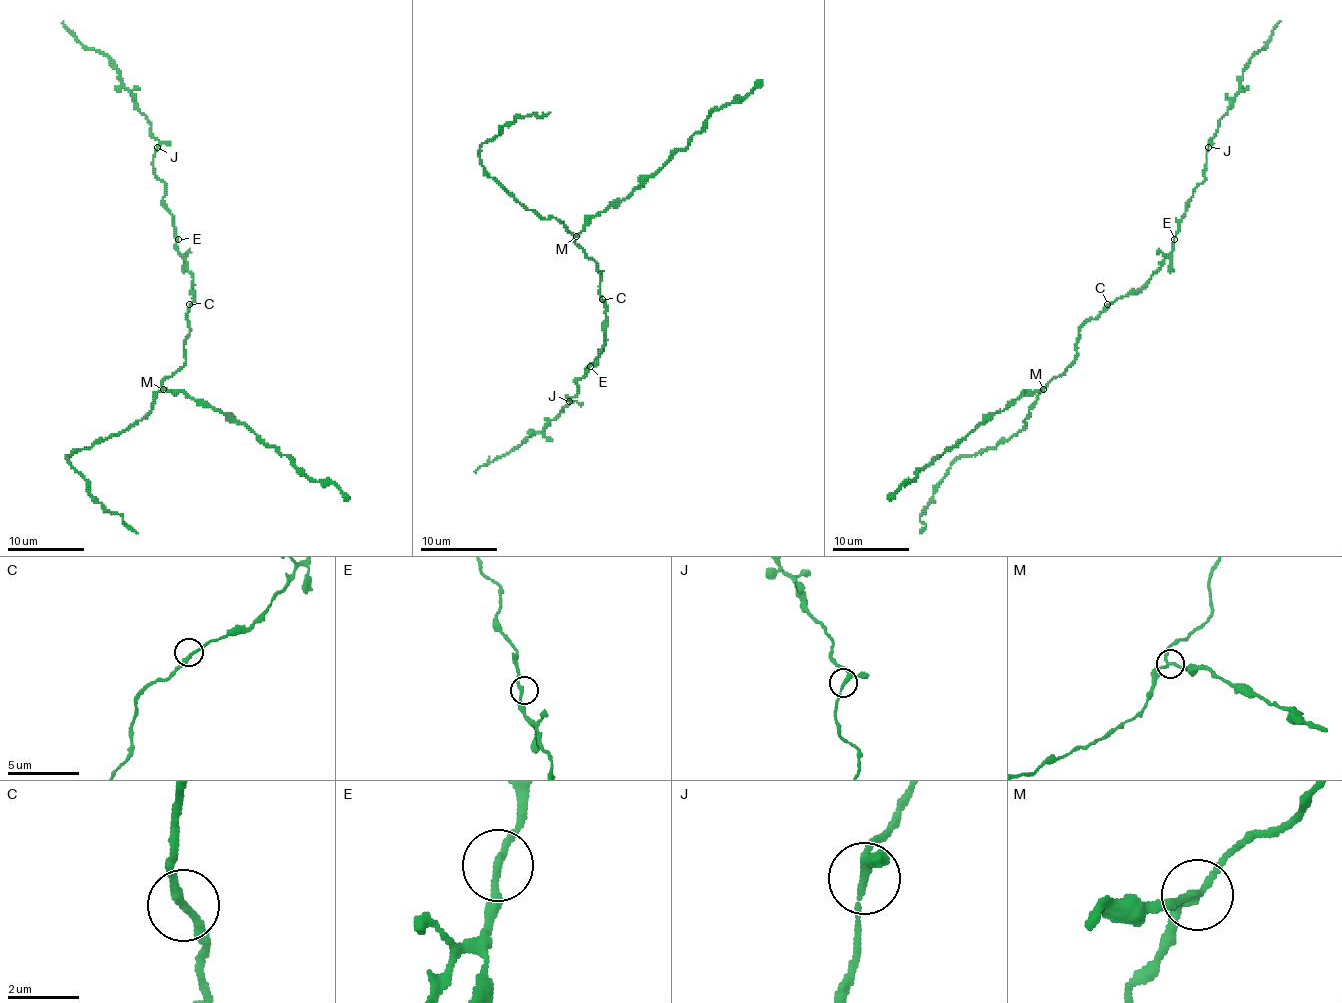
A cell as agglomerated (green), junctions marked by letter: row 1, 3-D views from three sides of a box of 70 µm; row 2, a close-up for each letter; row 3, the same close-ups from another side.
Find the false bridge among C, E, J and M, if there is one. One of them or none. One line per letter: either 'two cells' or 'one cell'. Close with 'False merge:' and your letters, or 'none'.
C: one cell
E: one cell
J: one cell
M: two cells
False merge: M

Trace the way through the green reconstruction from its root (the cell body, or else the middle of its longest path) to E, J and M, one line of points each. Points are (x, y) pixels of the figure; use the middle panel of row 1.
E: (604, 299), (606, 343), (590, 366)
J: (604, 299), (606, 343), (587, 368), (587, 374), (575, 383), (577, 393), (565, 399), (569, 401)
M: (604, 299), (600, 294), (602, 271), (596, 269), (598, 265), (573, 240), (575, 236)

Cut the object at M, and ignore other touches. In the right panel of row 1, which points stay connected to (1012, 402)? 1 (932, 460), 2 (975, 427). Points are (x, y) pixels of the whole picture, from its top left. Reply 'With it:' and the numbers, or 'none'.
With it: 1, 2

